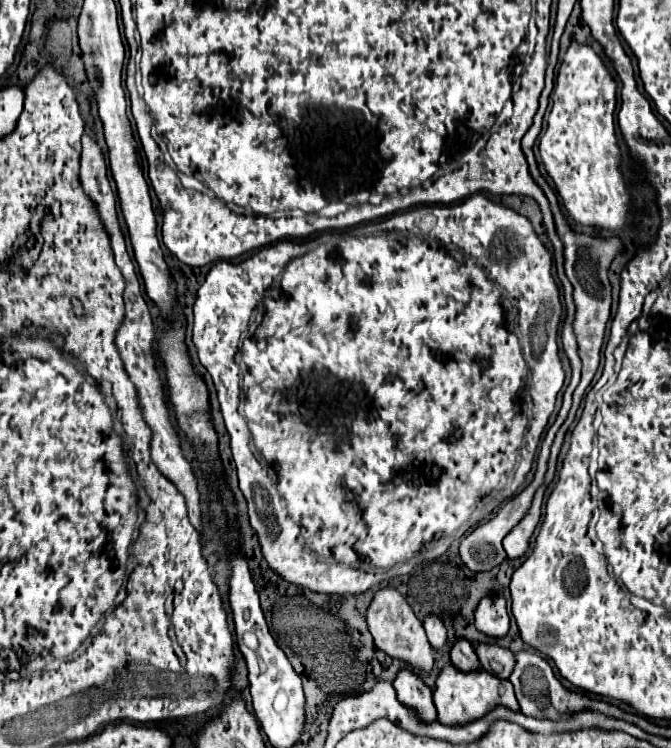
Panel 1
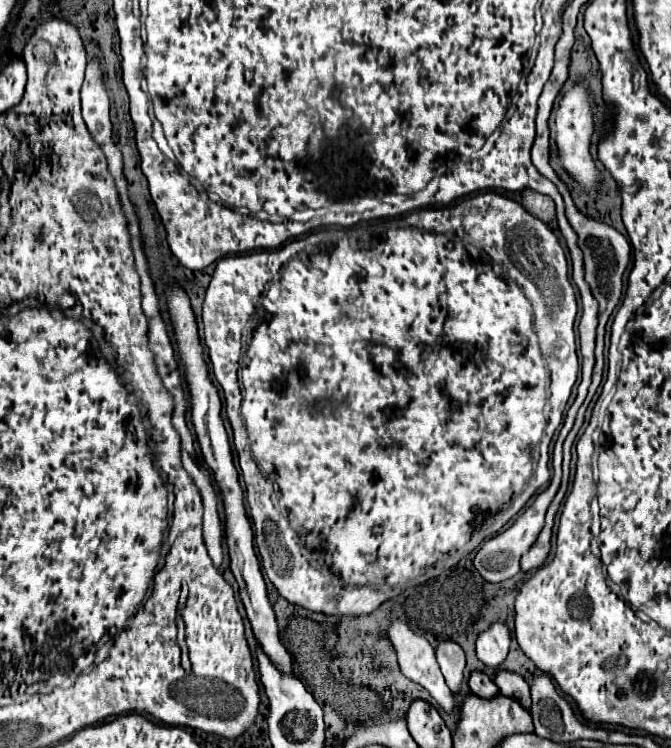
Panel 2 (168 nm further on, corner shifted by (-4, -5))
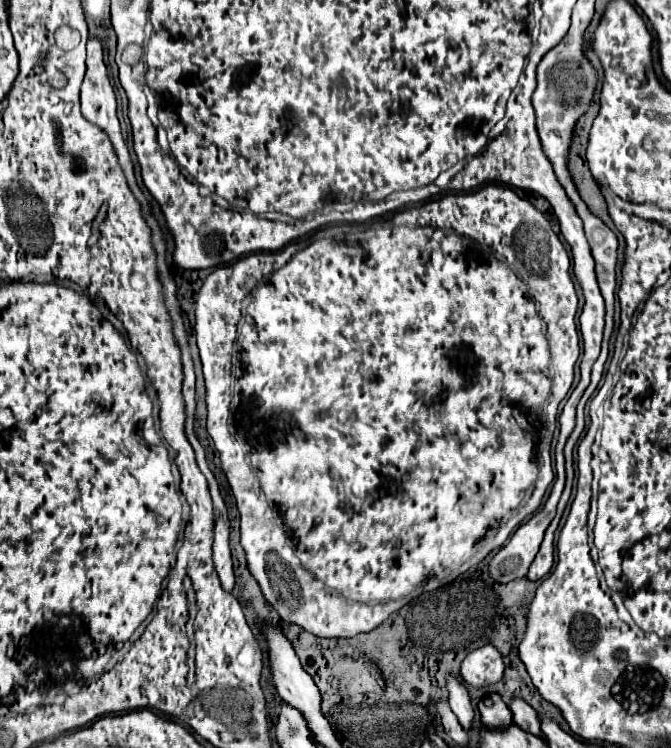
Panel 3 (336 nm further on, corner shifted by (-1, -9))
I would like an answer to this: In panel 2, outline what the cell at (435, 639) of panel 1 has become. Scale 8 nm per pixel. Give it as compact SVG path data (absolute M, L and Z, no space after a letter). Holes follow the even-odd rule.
M441 641L437 647L437 663L445 677L449 689L459 695L463 685L463 669L465 669L465 653L455 641Z

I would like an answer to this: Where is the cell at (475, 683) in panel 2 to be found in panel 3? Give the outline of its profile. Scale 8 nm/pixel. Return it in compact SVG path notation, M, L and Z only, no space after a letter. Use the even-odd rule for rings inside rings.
M490 693L484 699L480 699L478 709L480 709L480 715L482 715L482 723L486 727L496 729L496 727L506 727L506 725L512 723L510 709L498 693Z

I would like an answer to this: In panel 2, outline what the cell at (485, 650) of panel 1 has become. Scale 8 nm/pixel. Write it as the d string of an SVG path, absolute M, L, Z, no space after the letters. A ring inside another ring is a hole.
M499 671L497 677L495 677L495 685L499 687L501 695L519 701L529 711L529 707L531 707L531 693L529 693L527 681L521 675L511 673L511 671Z

